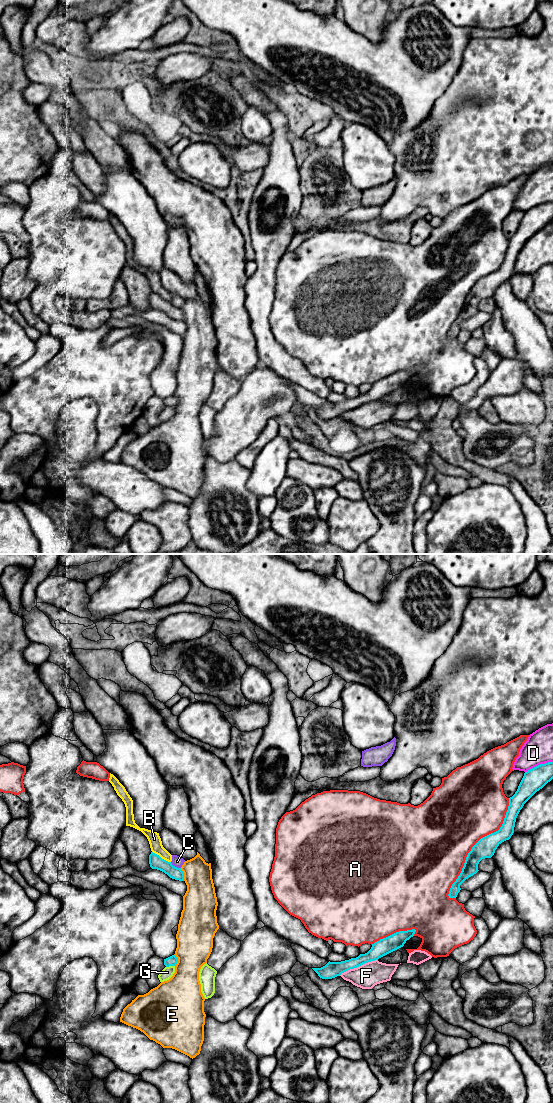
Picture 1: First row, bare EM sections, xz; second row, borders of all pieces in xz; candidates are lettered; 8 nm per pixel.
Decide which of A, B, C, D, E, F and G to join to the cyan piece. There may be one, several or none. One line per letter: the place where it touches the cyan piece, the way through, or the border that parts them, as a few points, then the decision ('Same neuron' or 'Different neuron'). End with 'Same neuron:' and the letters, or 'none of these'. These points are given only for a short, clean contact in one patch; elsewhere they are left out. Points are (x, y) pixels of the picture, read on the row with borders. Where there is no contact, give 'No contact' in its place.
A: Touches cyan at xz (475, 844). Different neuron
B: Touches cyan at xz (160, 857). Different neuron
C: Touches cyan at xz (174, 866). Different neuron
D: Touches cyan at xz (538, 765). Different neuron
E: Touches cyan at xz (183, 874). Different neuron
F: Touches cyan at xz (358, 966). Different neuron
G: Touches cyan at xz (170, 965). Different neuron
Same neuron: none of these

